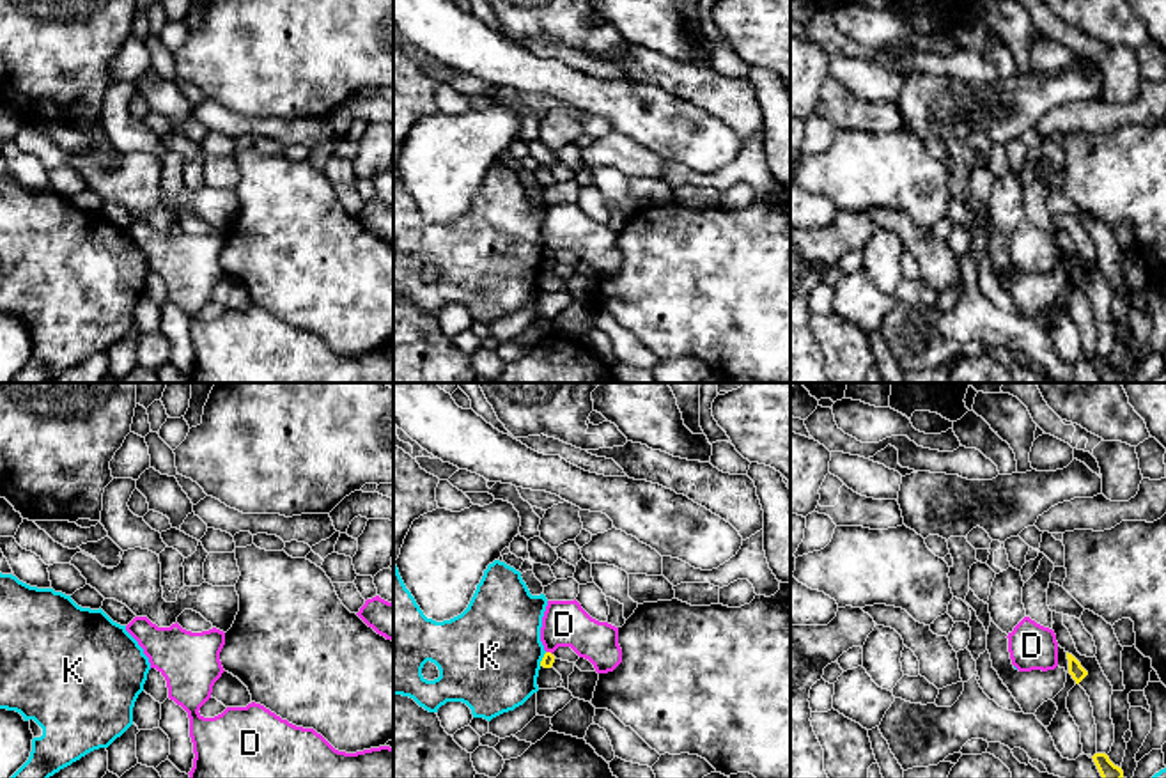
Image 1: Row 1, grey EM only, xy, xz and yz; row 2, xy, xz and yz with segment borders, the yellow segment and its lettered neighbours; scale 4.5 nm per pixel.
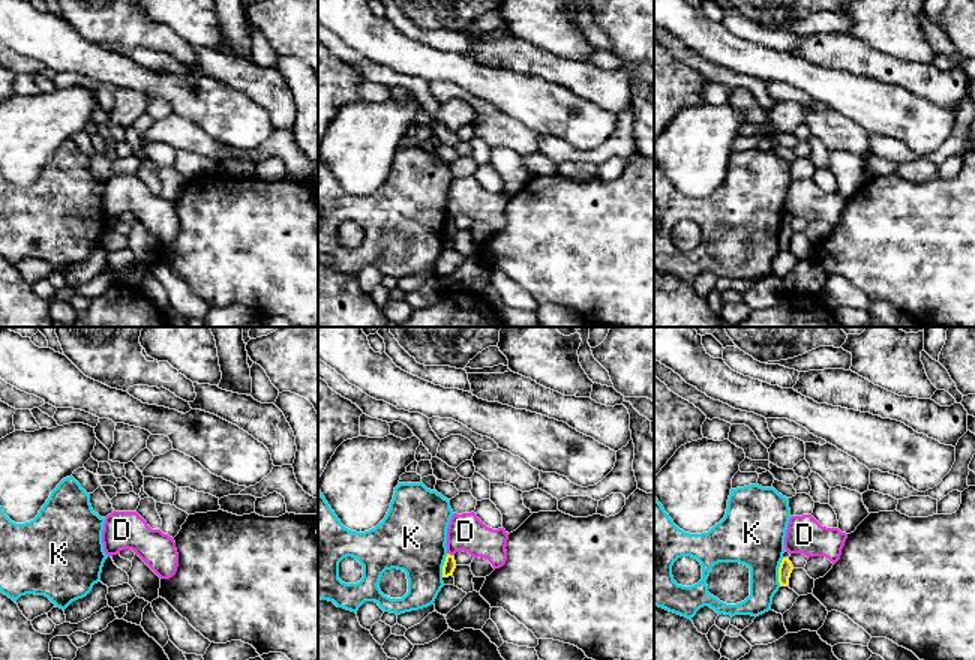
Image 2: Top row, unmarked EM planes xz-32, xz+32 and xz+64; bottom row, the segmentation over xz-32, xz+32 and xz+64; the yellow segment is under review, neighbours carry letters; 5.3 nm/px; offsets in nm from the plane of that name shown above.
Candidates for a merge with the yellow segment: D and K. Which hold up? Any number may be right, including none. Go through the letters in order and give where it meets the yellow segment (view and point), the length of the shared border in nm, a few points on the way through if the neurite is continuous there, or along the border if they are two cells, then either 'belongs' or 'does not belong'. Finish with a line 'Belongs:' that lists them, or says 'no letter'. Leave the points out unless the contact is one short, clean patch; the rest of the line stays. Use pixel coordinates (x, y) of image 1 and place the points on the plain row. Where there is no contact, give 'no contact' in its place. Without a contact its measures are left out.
D: meets yellow in xz at (550, 256); contact 40 nm long; border along xz (546, 254), (551, 257); does not belong
K: meets yellow in xz at (543, 263); contact 70 nm long; does not belong
Belongs: no letter

